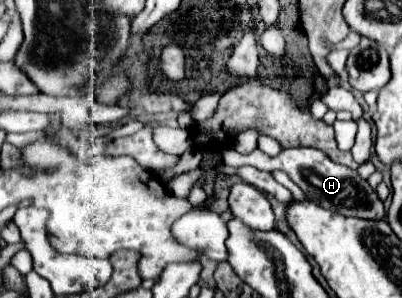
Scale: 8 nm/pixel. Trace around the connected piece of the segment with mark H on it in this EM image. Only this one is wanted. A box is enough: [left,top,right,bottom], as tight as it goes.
[221,147,385,219]

